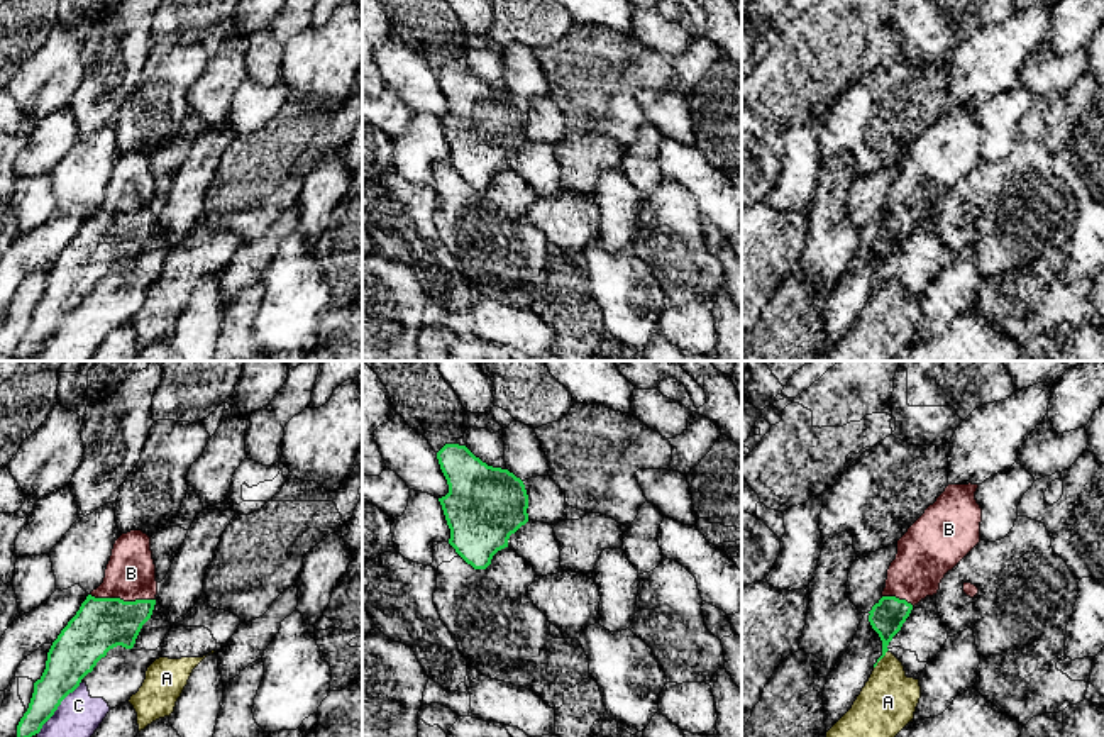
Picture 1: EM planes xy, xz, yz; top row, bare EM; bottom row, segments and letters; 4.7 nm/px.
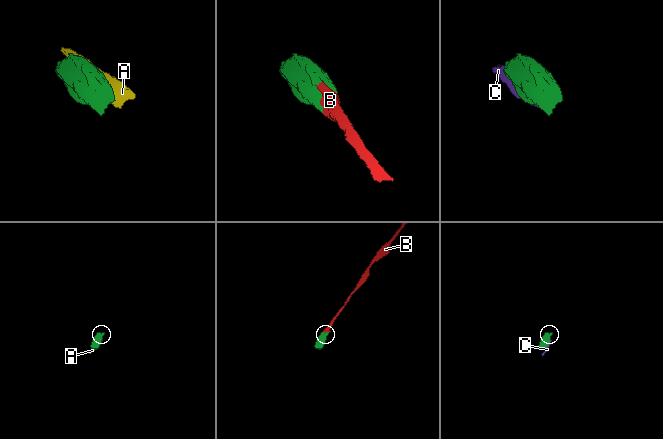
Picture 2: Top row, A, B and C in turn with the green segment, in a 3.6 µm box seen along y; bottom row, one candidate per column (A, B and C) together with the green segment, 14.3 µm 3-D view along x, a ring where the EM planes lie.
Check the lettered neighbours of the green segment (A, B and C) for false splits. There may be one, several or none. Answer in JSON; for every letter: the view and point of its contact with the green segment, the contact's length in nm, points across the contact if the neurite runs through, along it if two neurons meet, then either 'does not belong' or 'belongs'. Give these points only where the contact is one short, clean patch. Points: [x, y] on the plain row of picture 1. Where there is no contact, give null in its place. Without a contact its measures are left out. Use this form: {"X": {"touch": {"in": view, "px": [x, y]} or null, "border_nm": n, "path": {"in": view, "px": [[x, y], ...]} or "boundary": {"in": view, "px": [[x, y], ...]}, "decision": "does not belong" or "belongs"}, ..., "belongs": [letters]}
{"A": {"touch": {"in": "yz", "px": [881, 278]}, "border_nm": 120, "decision": "does not belong"}, "B": {"touch": {"in": "xy", "px": [122, 221]}, "border_nm": 320, "decision": "belongs"}, "C": {"touch": {"in": "xy", "px": [56, 329]}, "border_nm": 320, "decision": "does not belong"}, "belongs": ["B"]}

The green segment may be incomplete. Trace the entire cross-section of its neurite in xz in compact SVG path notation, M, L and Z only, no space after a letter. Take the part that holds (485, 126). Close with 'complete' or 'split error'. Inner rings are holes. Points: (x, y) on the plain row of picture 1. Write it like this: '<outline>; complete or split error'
M445 64L437 80L449 105L449 114L439 119L450 149L449 164L474 190L486 190L493 176L508 168L510 156L528 142L525 105L508 90L488 86L466 66Z; complete

